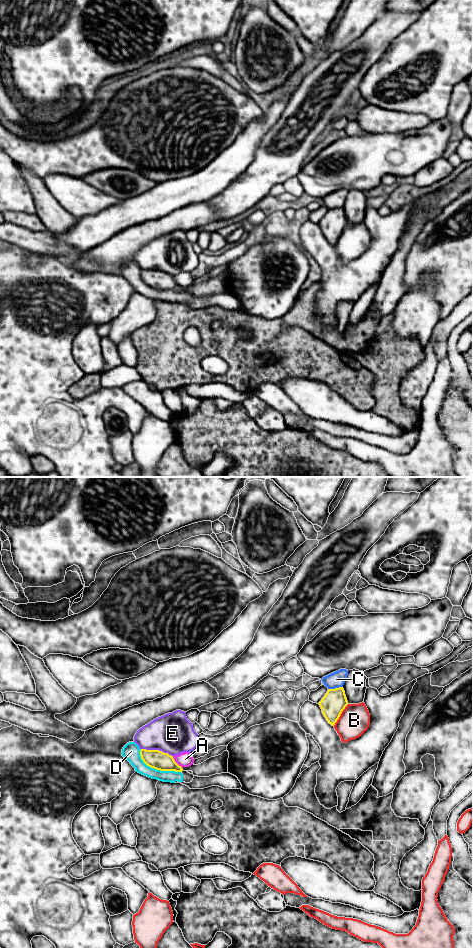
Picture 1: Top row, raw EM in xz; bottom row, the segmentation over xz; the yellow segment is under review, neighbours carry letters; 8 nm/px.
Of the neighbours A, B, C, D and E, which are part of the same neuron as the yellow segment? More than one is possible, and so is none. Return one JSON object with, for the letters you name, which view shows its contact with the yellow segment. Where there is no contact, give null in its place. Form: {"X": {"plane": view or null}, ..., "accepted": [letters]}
{"accepted": []}

